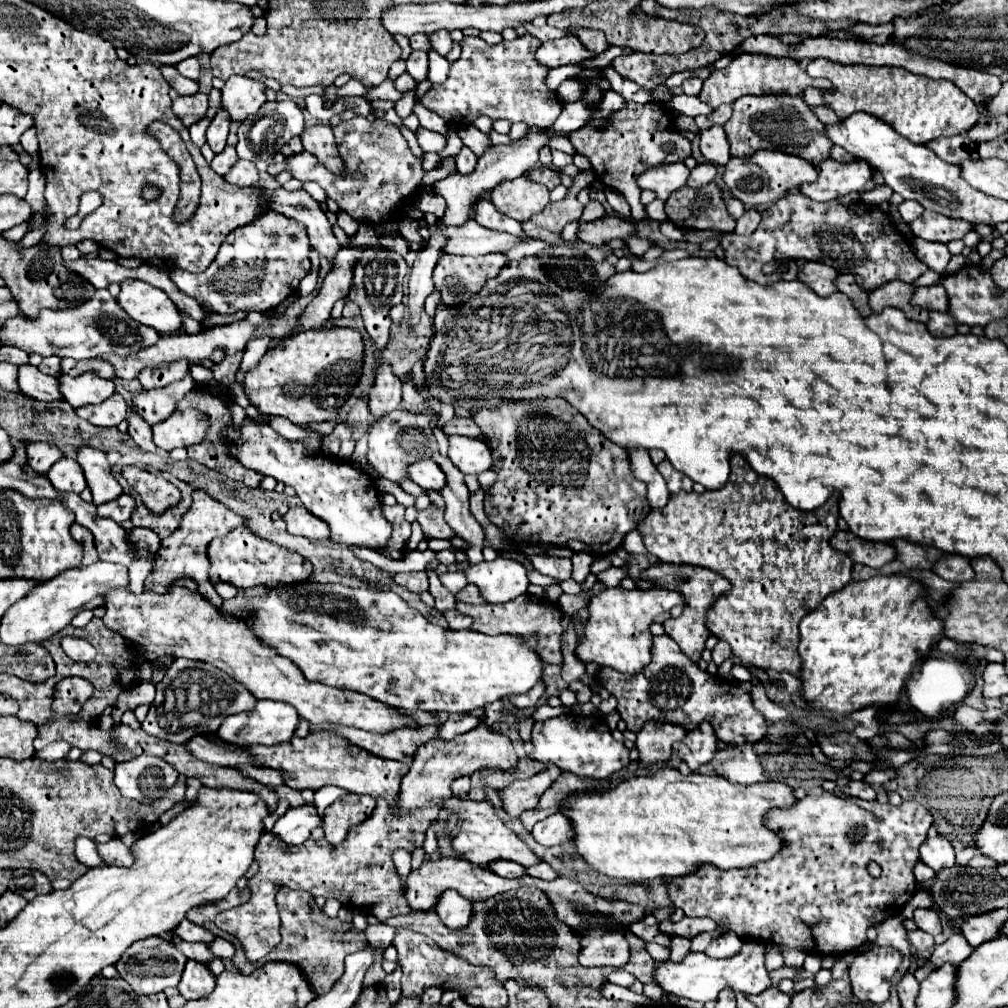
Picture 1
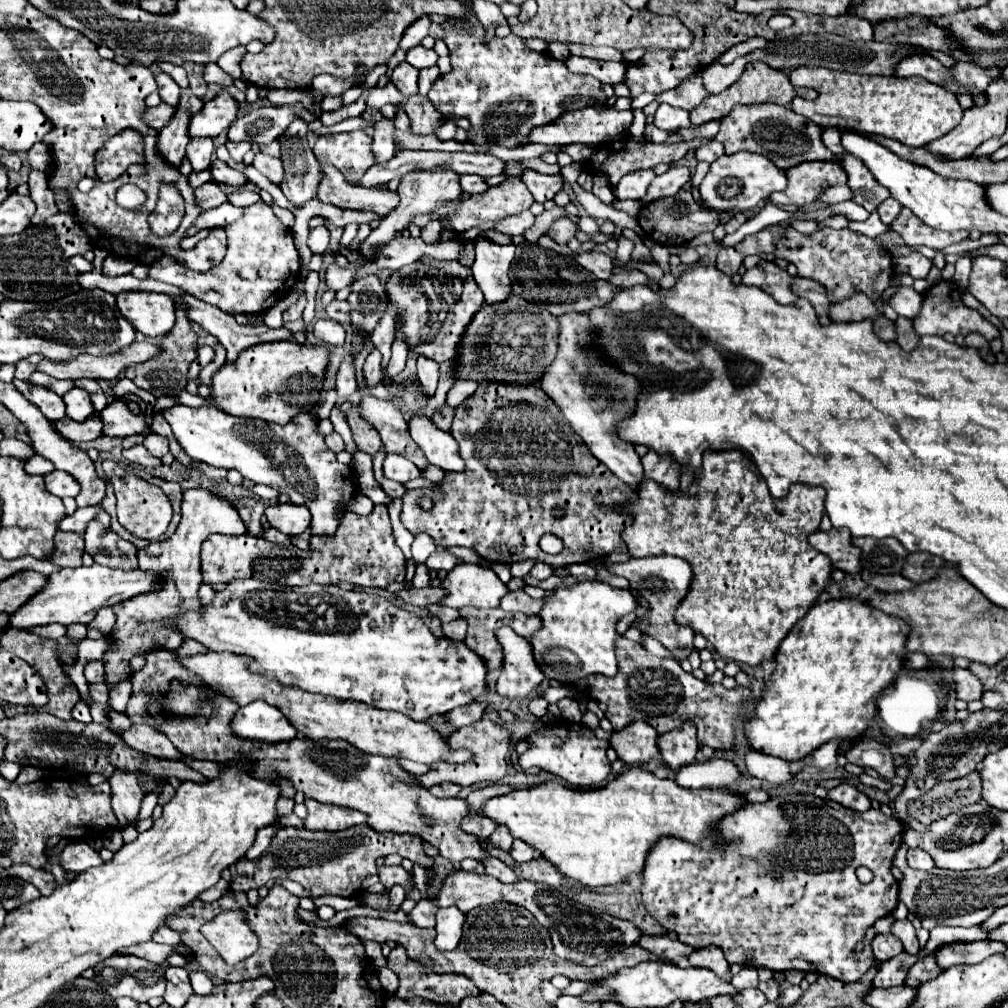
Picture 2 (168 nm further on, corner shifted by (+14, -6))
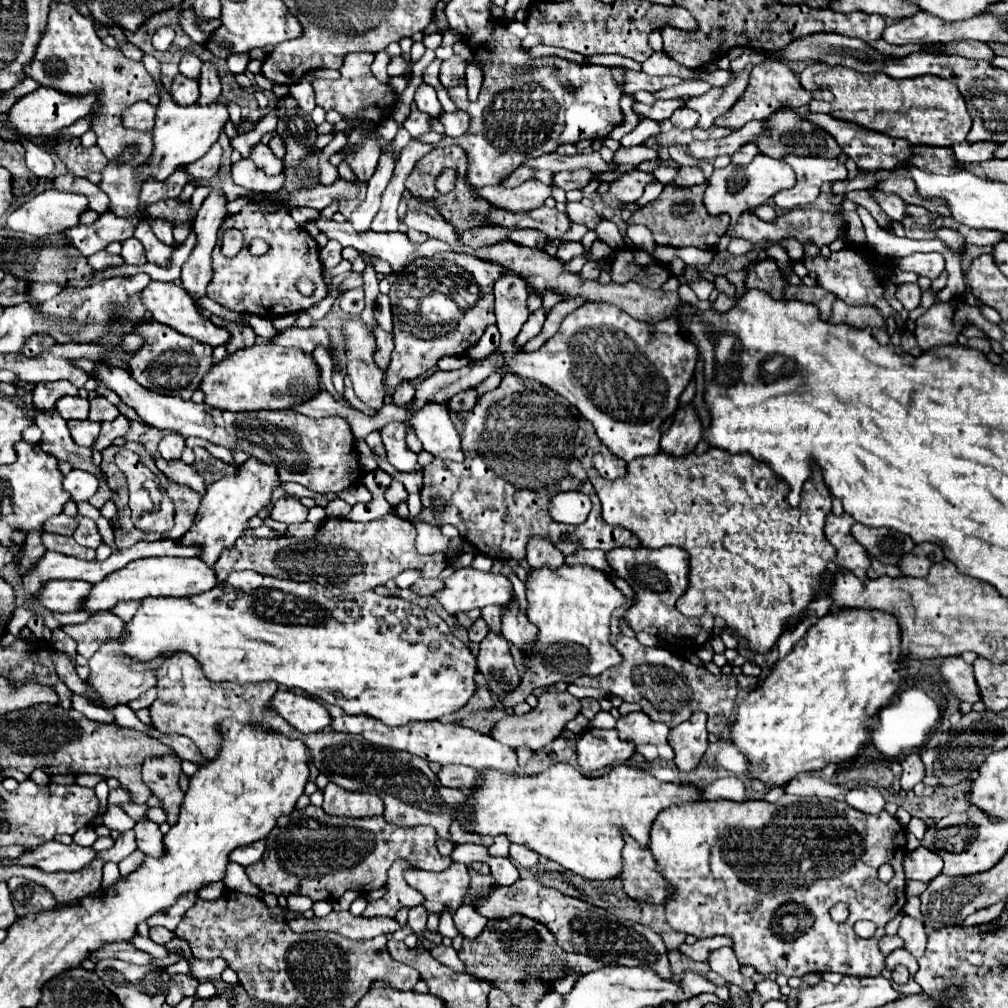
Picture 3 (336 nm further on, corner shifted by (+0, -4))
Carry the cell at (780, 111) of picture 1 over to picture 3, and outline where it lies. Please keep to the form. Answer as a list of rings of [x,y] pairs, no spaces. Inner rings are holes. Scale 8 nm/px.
[[[782,109],[782,113],[776,113],[774,117],[766,119],[770,137],[760,137],[758,141],[754,141],[760,149],[760,153],[770,155],[774,159],[782,159],[786,157],[786,153],[794,153],[794,155],[814,155],[814,157],[826,157],[826,159],[836,159],[842,149],[838,149],[838,143],[828,135],[822,133],[822,129],[818,129],[816,125],[810,125],[798,111],[792,109]]]

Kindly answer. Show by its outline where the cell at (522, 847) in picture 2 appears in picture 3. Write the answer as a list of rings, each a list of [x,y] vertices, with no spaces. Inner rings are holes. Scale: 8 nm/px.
[[[510,845],[510,855],[508,855],[516,865],[524,867],[524,869],[530,869],[538,863],[538,853],[534,851],[528,851],[526,847],[522,845]]]

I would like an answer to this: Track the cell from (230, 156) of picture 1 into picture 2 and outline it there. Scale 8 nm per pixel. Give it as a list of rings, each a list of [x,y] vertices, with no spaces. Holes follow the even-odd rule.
[[[216,159],[214,163],[212,163],[212,179],[216,181],[216,183],[228,183],[228,185],[244,185],[246,183],[246,177],[244,177],[244,173],[240,173],[240,171],[236,171],[236,169],[230,169],[224,161],[220,161],[220,159]]]

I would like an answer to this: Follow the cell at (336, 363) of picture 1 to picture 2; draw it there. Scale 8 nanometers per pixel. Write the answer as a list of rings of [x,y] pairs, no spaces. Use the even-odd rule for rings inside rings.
[[[274,341],[244,349],[236,363],[224,365],[212,377],[212,399],[222,411],[234,417],[286,425],[298,413],[312,413],[318,405],[318,395],[324,389],[328,357],[330,351],[326,345],[302,345],[296,341]]]

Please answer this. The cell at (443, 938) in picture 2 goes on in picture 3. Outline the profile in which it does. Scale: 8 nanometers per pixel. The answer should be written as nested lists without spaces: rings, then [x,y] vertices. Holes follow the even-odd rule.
[[[462,905],[456,911],[456,915],[454,915],[454,923],[456,923],[456,927],[458,927],[458,931],[460,931],[462,937],[474,939],[474,937],[478,937],[484,931],[484,927],[486,927],[488,921],[486,921],[486,917],[482,917],[476,911],[474,905]]]

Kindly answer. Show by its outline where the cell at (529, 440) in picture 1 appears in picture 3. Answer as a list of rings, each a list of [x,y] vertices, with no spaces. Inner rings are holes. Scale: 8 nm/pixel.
[[[504,375],[498,389],[478,397],[474,409],[450,413],[450,419],[460,433],[466,459],[462,463],[434,459],[422,469],[424,487],[420,497],[424,509],[416,519],[432,525],[450,523],[460,529],[462,539],[500,561],[524,559],[526,543],[532,535],[550,537],[564,555],[572,555],[578,549],[610,551],[640,545],[634,533],[602,521],[598,495],[588,481],[588,469],[592,467],[604,479],[616,479],[626,473],[626,463],[598,439],[590,421],[576,407],[554,395],[550,387]],[[570,489],[582,491],[592,499],[592,513],[584,525],[562,525],[548,515],[550,499],[558,491]],[[434,497],[444,501],[440,517],[432,513]]]

